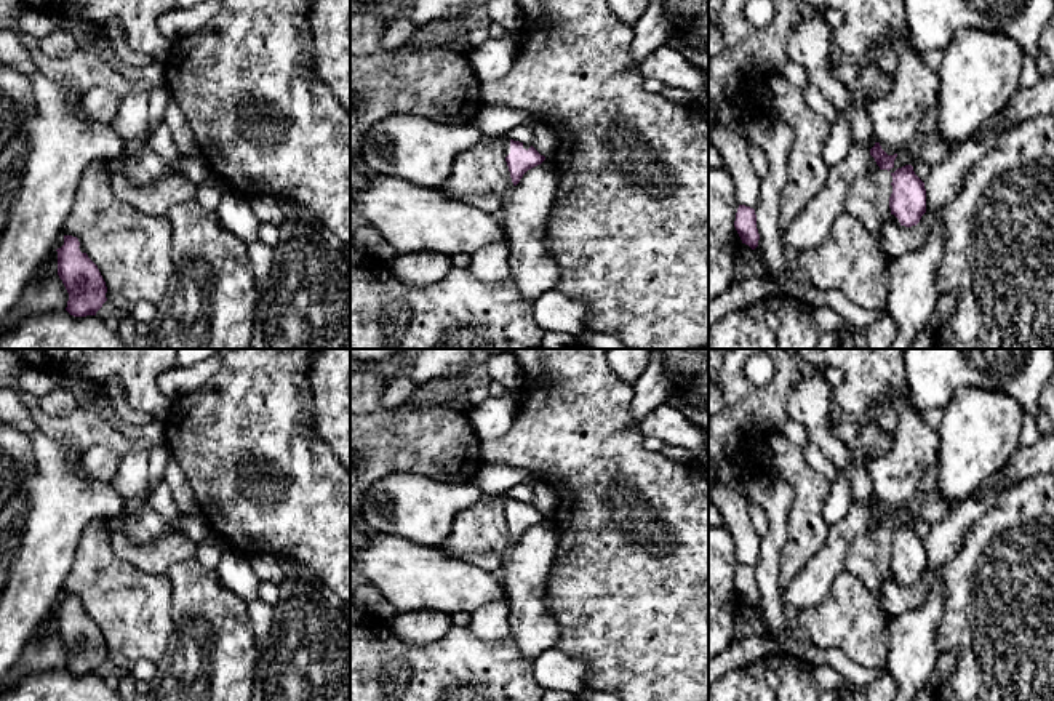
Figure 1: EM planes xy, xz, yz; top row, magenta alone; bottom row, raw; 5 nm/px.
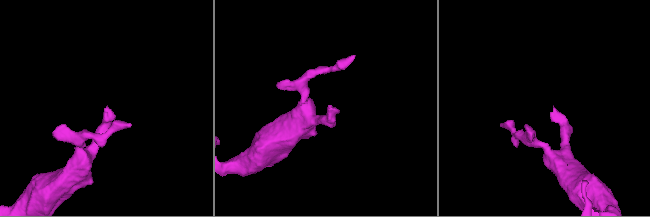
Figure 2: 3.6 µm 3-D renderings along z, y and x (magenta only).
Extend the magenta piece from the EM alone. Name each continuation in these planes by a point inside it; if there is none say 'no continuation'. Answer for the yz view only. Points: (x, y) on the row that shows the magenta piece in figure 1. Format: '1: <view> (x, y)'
1: yz (808, 44)

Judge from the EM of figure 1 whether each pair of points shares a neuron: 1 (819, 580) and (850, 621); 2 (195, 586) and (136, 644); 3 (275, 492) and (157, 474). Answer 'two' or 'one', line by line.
1: two
2: two
3: two

